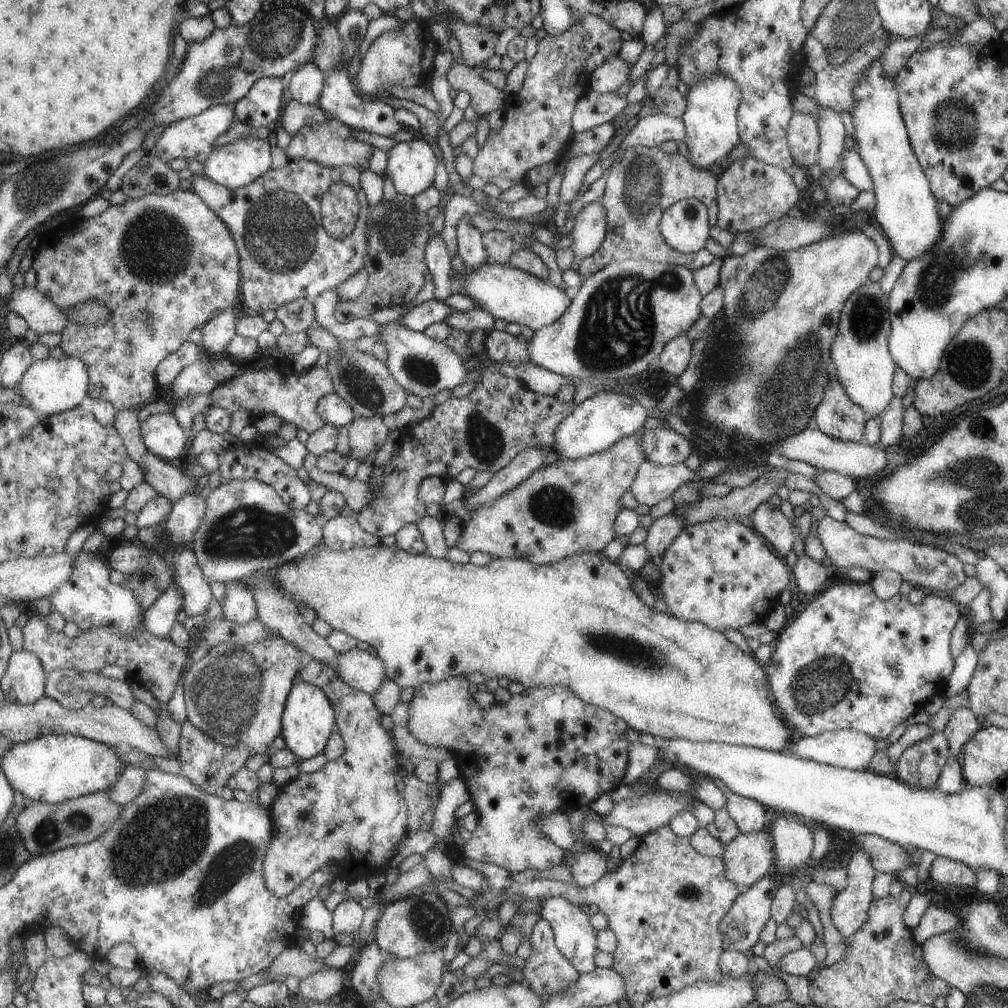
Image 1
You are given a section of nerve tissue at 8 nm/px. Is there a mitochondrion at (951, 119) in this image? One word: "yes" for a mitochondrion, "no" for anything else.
yes

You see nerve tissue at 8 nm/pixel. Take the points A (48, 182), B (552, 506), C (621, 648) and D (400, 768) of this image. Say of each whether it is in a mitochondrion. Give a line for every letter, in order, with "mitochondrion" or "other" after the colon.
A: mitochondrion
B: mitochondrion
C: mitochondrion
D: other

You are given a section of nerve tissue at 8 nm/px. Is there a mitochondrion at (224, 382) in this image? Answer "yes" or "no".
no

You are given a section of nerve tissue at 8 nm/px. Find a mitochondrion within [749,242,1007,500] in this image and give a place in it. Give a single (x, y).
(969, 364)

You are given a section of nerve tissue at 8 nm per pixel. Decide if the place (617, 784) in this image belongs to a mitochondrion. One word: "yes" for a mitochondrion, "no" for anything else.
no

